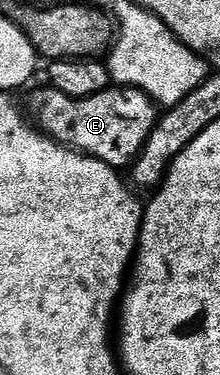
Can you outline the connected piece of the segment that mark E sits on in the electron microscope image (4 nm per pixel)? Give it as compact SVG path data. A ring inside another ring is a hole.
M51 86L44 87L30 94L28 119L58 144L99 158L118 170L128 169L132 165L159 119L158 105L139 88L110 86L86 100L72 100Z

